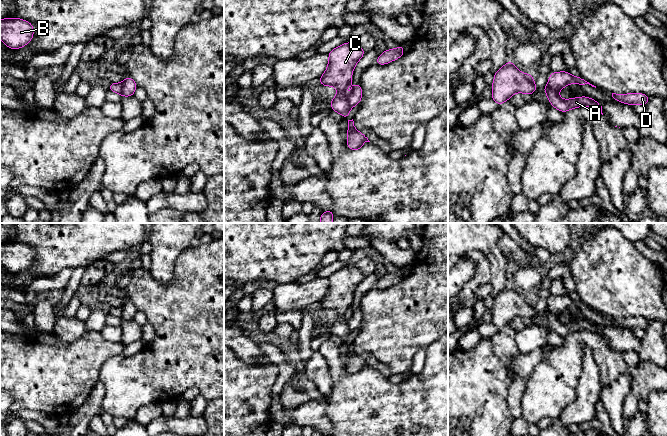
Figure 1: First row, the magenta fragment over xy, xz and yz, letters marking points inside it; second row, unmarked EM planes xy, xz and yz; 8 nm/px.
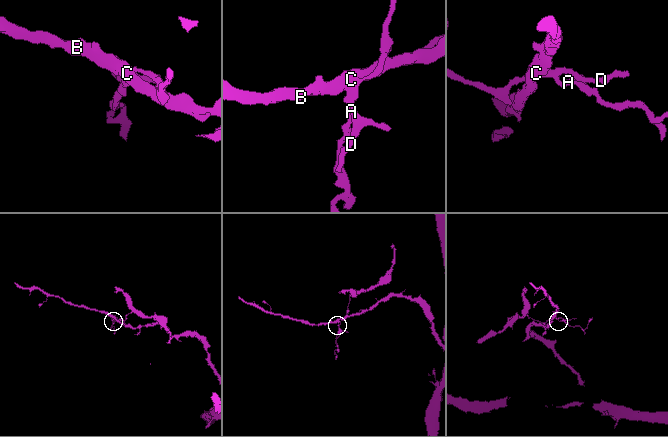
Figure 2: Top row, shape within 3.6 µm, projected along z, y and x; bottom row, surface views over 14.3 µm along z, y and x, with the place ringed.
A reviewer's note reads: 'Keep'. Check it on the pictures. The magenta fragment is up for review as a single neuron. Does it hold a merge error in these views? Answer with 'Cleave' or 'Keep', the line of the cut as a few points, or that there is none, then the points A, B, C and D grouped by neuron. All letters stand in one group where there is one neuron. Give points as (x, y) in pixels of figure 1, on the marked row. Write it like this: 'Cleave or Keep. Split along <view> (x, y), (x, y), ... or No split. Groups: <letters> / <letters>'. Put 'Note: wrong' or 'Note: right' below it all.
Cleave. Split along yz (546, 85), (557, 91). Groups: A / B C D
Note: wrong

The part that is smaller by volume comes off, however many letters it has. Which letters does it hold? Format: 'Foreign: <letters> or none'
Foreign: A

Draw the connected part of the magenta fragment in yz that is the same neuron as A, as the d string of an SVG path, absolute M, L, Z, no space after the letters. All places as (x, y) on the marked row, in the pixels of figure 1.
M548 86L546 94L548 96L550 104L562 113L565 113L566 111L571 110L573 108L588 106L599 110L600 113L603 115L602 106L600 105L600 103L587 96L563 100L558 96L558 91L551 89Z

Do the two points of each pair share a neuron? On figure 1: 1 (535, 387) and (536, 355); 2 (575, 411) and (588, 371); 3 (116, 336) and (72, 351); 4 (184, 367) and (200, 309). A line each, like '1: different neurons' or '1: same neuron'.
1: different neurons
2: same neuron
3: different neurons
4: same neuron

